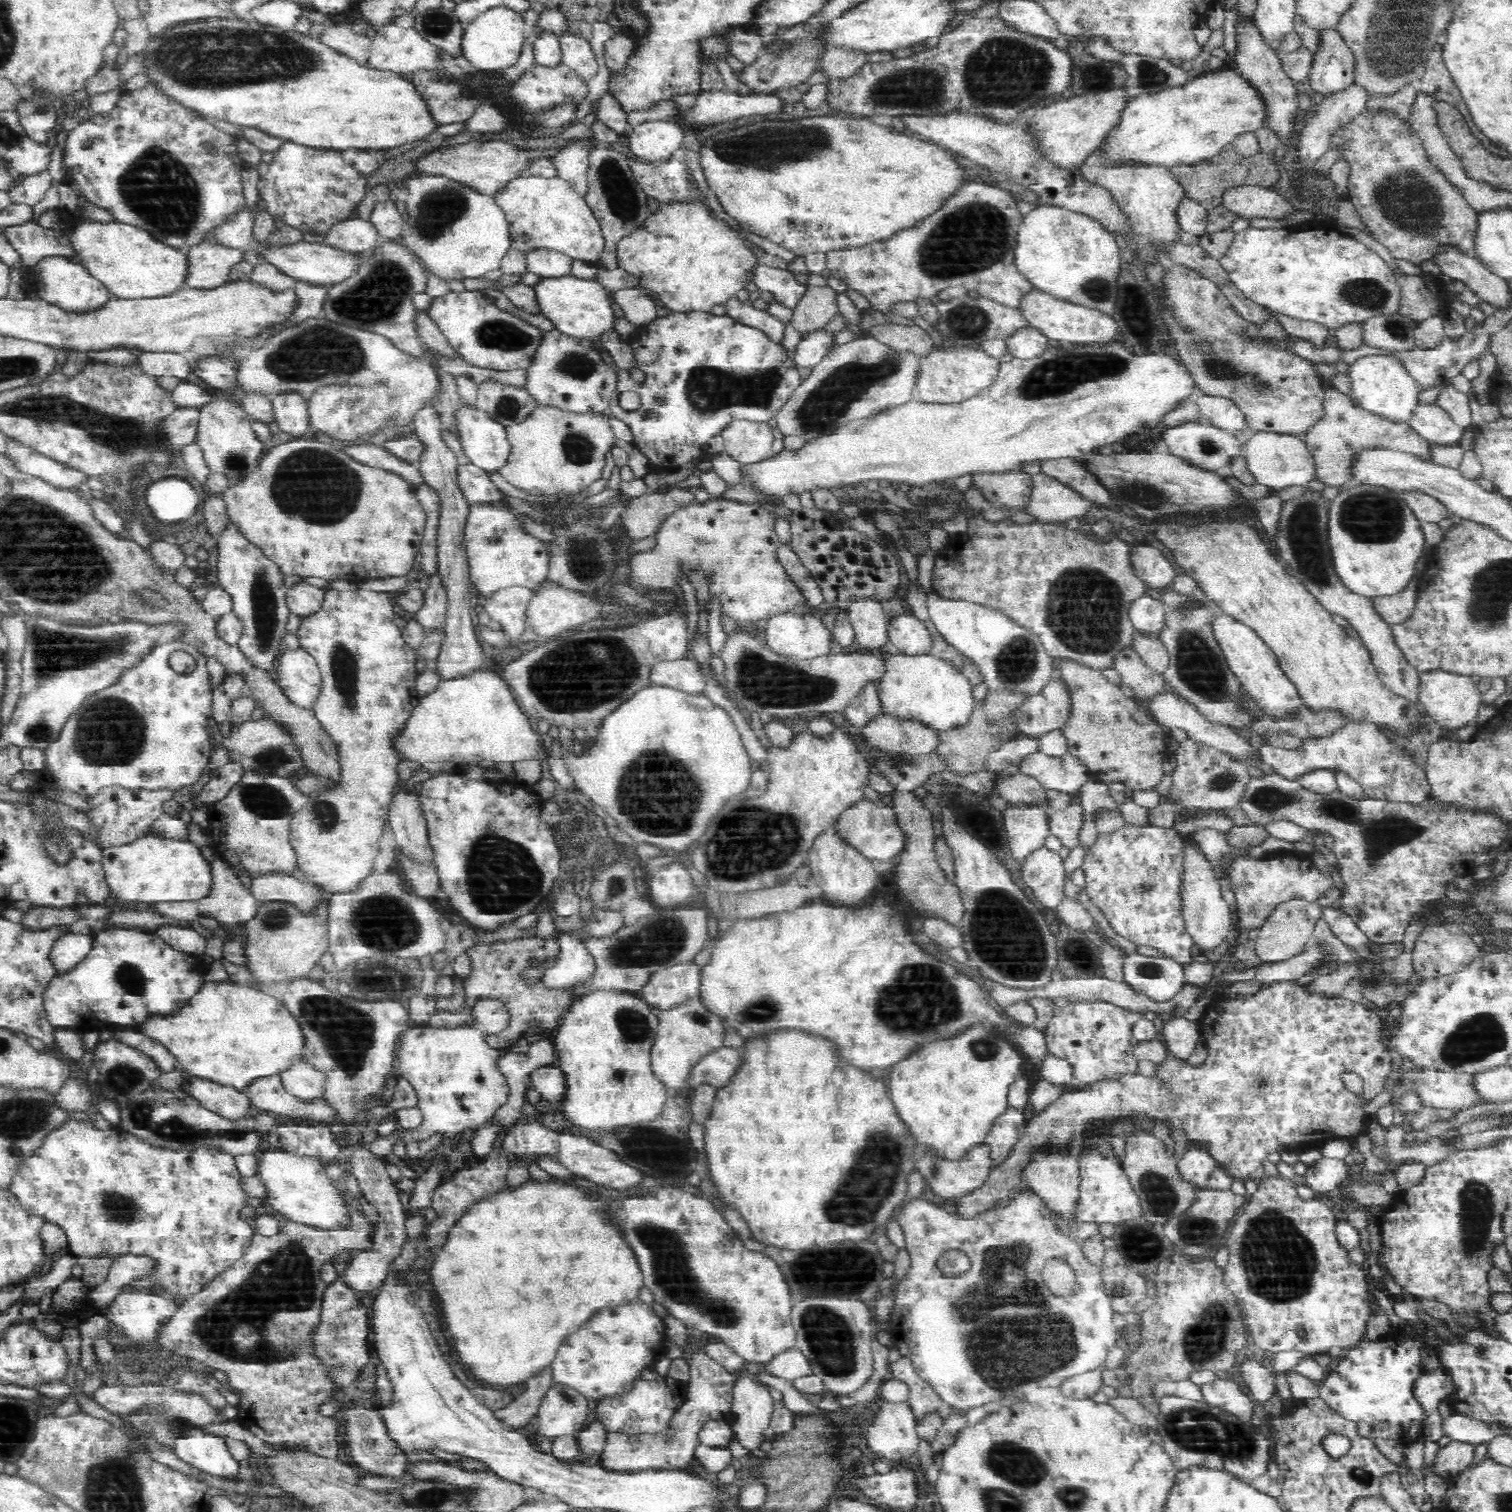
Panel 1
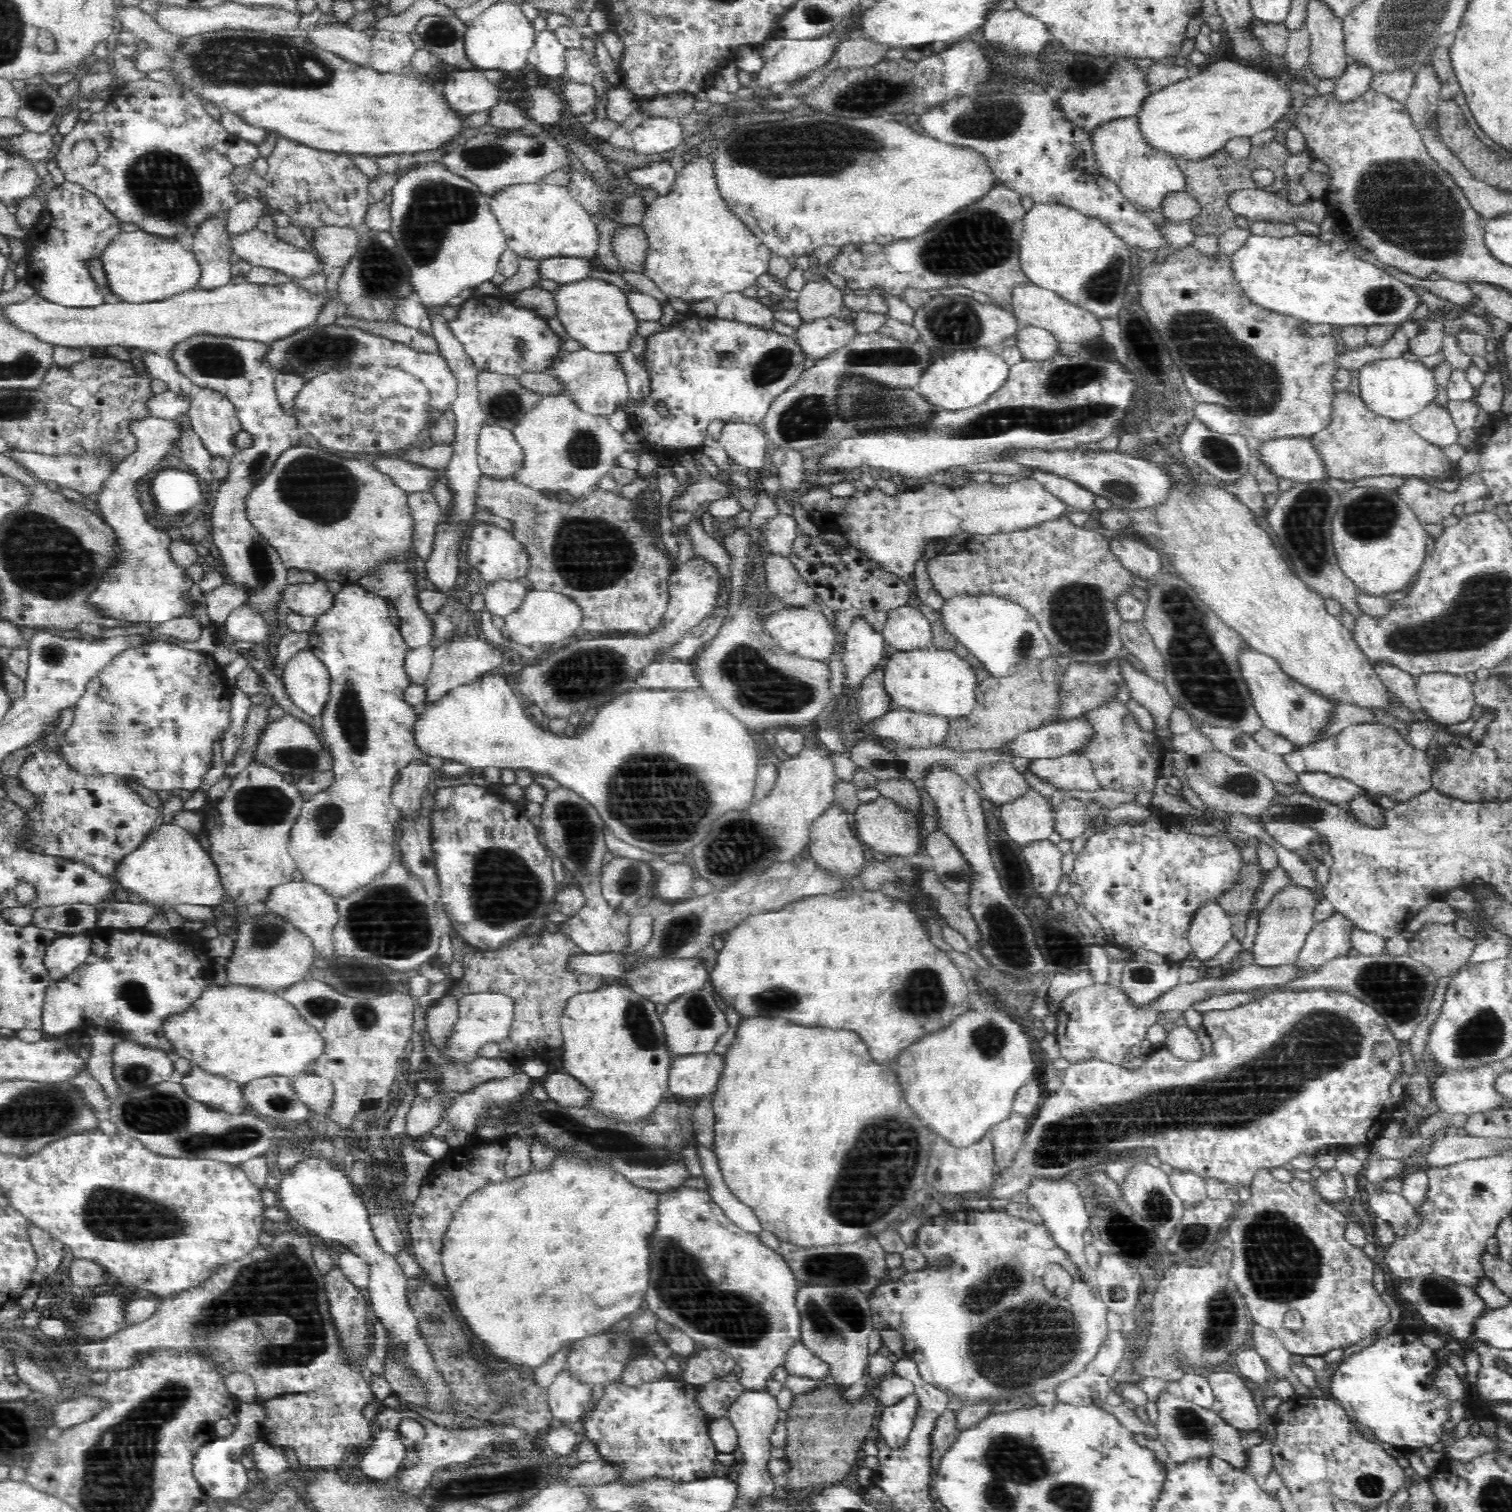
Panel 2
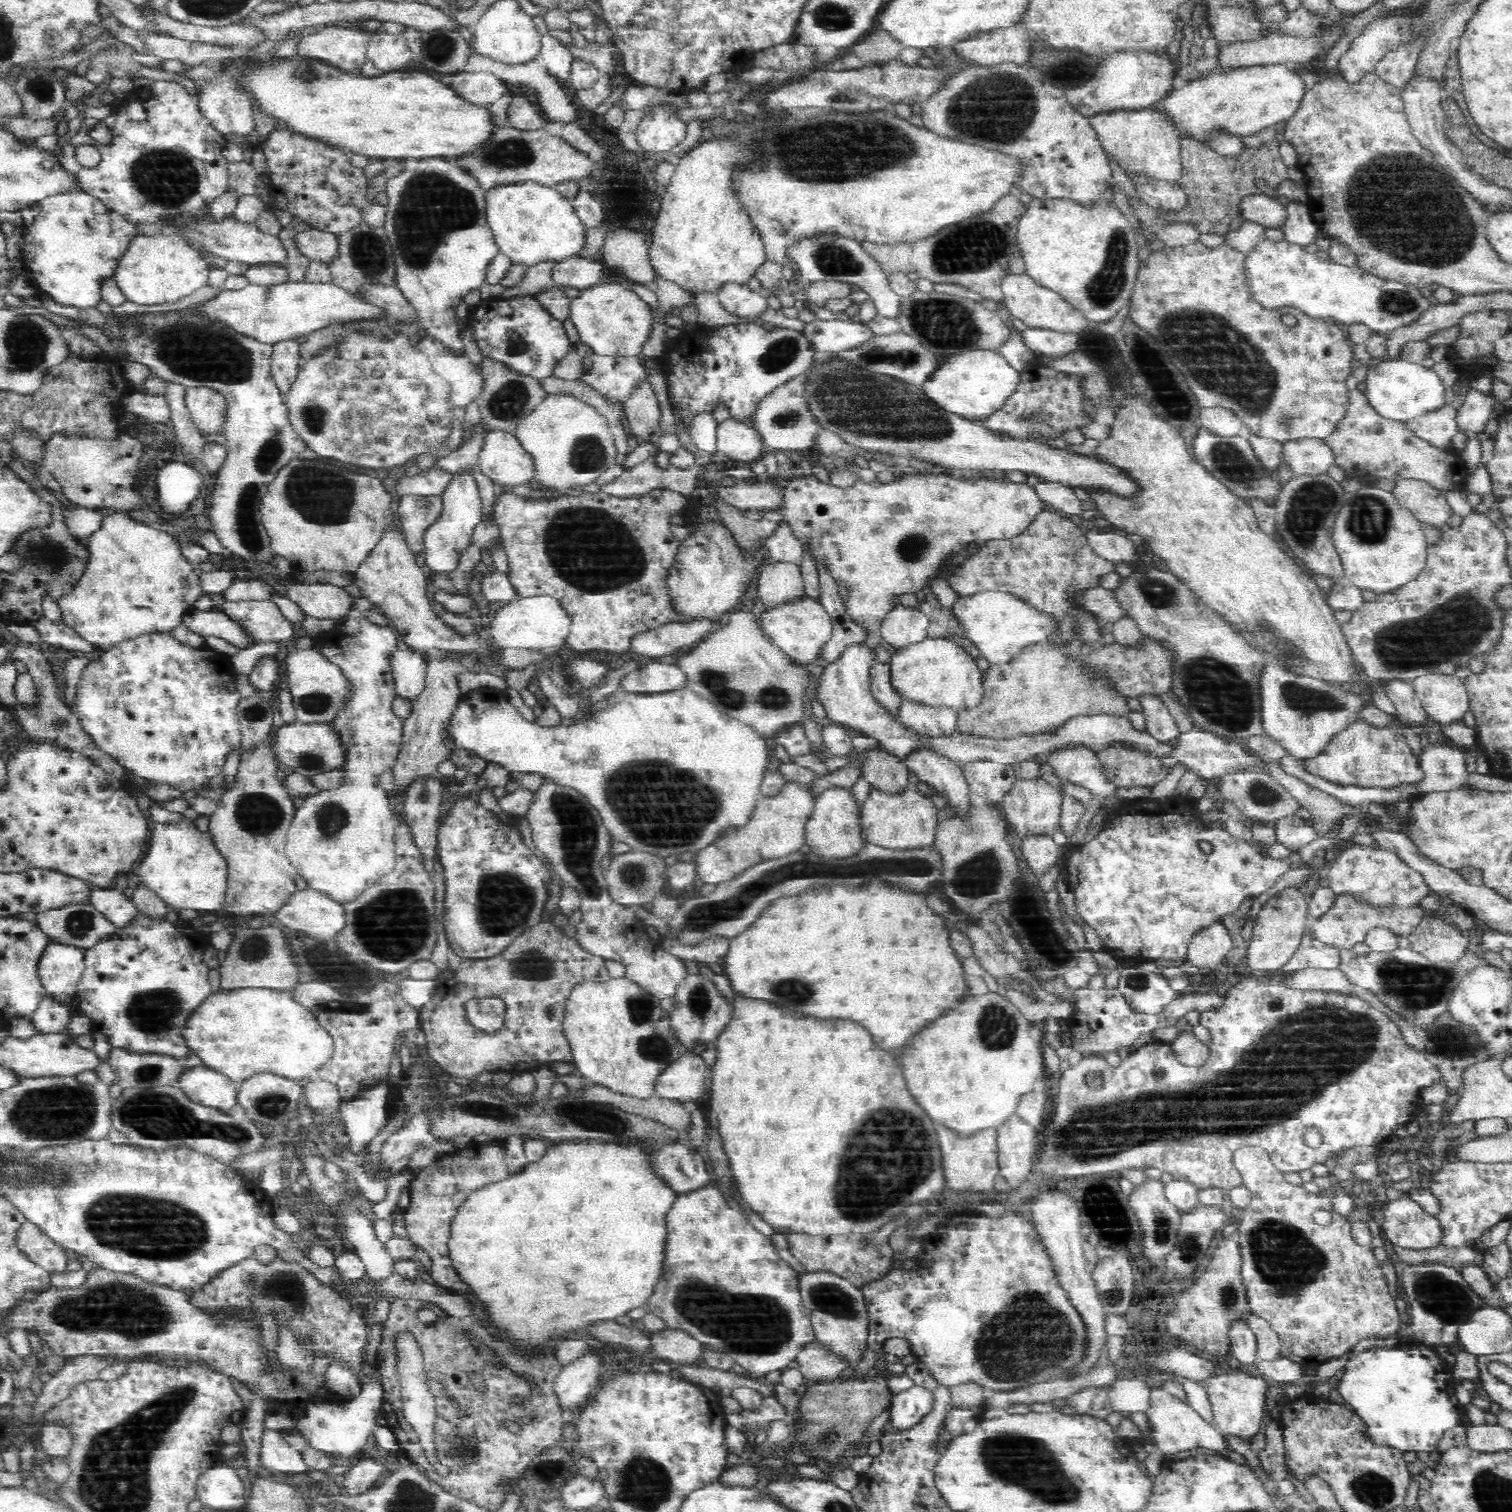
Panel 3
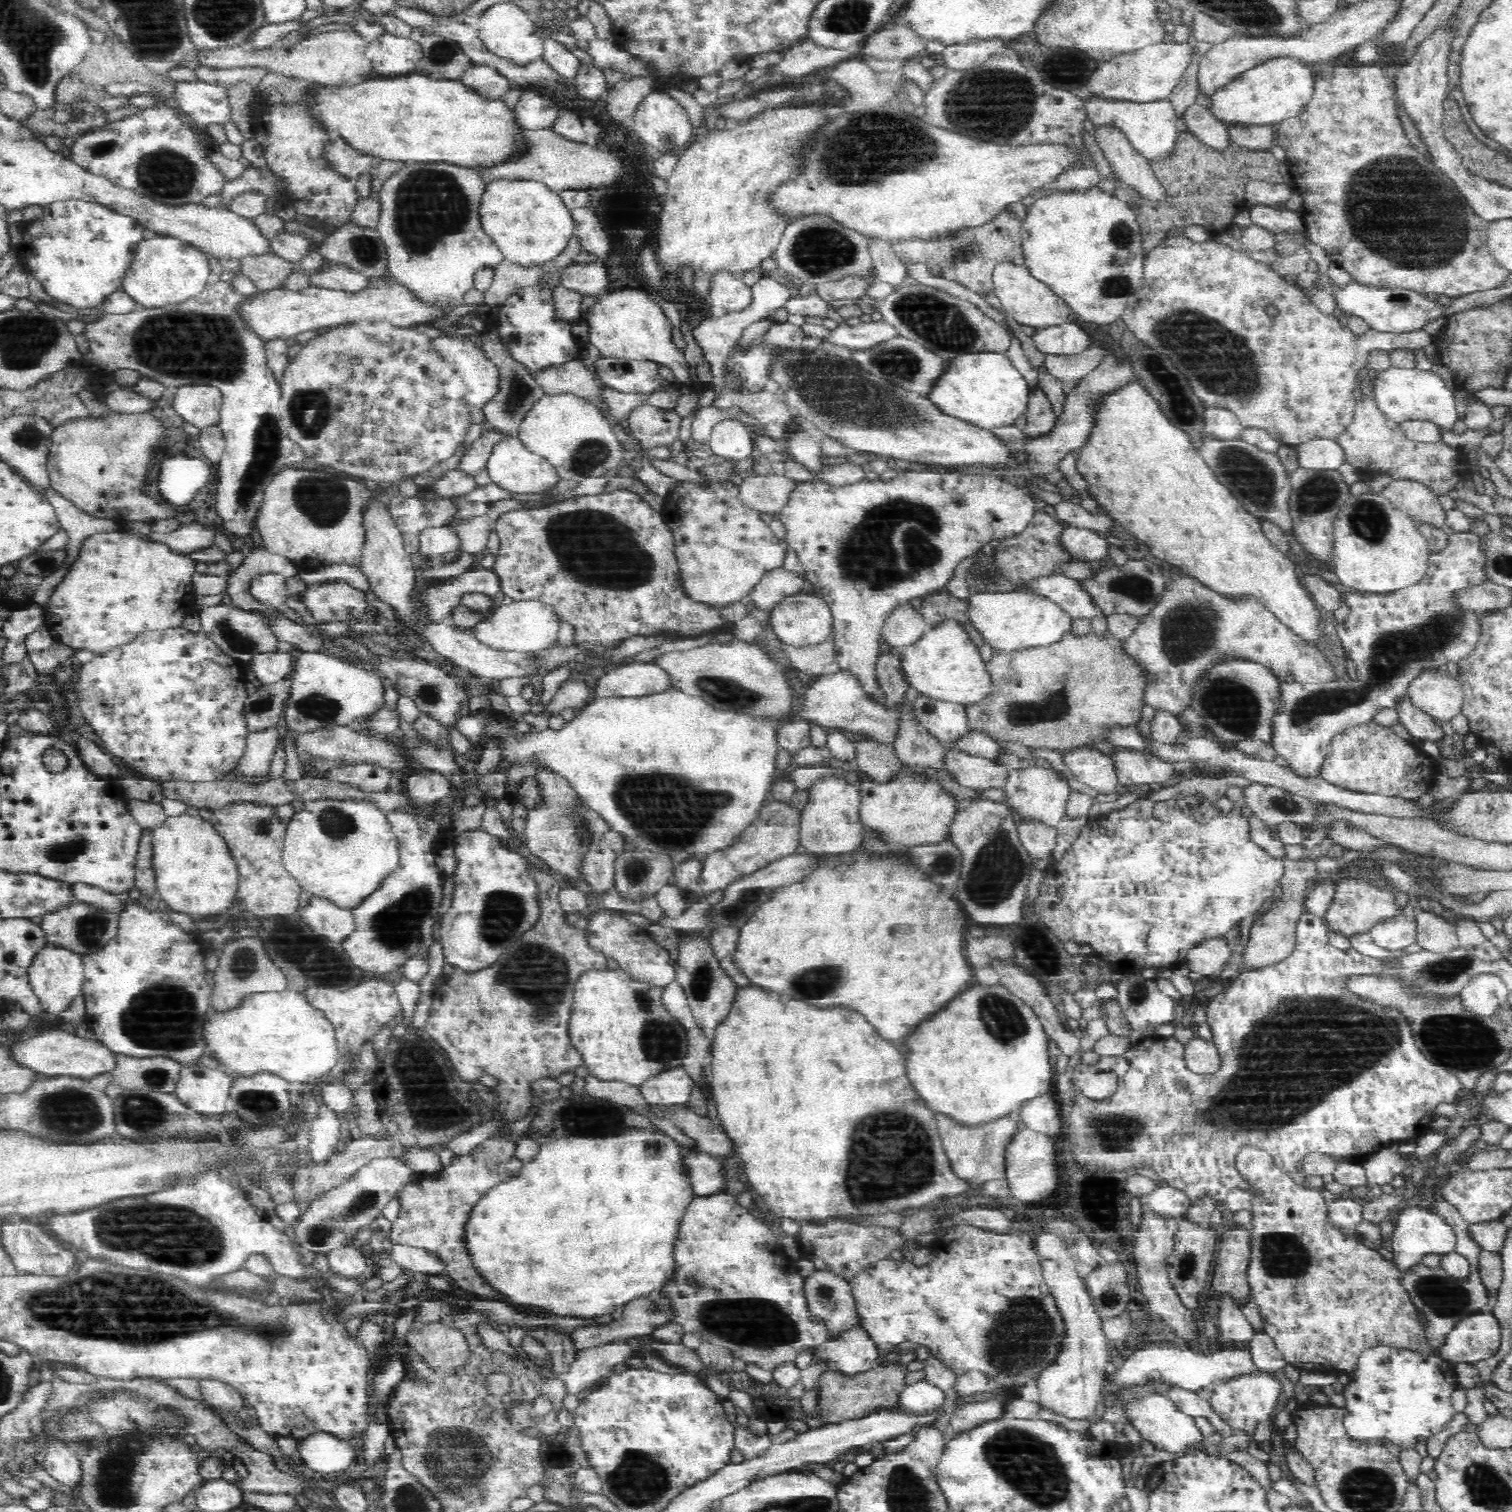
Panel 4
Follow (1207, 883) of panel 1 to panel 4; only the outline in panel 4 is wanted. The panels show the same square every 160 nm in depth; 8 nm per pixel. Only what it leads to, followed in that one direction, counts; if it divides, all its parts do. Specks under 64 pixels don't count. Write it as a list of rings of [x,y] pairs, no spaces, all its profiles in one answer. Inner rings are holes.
[[[1224,939],[1205,940],[1191,948],[1186,955],[1186,966],[1200,976],[1218,975],[1229,962],[1231,952]]]

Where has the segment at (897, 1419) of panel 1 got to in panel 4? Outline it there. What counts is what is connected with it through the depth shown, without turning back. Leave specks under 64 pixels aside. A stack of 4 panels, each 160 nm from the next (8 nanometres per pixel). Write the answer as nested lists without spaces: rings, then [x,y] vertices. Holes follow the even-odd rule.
[[[924,1380],[908,1385],[902,1391],[898,1406],[914,1412],[928,1412],[932,1408],[942,1406],[943,1402],[944,1390]]]

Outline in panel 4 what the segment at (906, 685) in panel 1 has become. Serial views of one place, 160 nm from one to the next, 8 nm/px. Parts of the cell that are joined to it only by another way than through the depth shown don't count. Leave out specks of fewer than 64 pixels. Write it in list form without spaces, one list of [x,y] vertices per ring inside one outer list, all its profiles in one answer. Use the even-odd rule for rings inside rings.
[[[946,618],[931,626],[915,644],[902,648],[903,671],[911,687],[922,695],[966,706],[974,704],[984,699],[994,686],[979,648],[962,624]]]

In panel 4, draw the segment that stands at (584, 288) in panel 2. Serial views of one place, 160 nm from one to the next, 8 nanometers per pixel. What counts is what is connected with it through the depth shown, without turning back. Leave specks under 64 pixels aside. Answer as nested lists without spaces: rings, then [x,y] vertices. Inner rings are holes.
[[[642,290],[606,292],[604,298],[589,312],[589,343],[595,346],[602,358],[617,357],[622,360],[650,362],[669,367],[680,381],[689,385],[689,365],[682,350],[676,348],[672,339],[672,323],[664,308],[655,300],[655,295]]]

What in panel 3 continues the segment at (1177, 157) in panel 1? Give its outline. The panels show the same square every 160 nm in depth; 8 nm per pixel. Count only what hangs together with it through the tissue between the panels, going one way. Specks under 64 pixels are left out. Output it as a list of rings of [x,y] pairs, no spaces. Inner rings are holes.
[[[1267,64],[1237,69],[1212,69],[1207,76],[1198,77],[1180,88],[1175,88],[1156,107],[1161,107],[1178,126],[1186,128],[1186,136],[1202,141],[1203,134],[1212,128],[1223,128],[1232,134],[1248,136],[1269,126],[1279,127],[1300,108],[1306,92],[1304,80],[1294,71],[1291,64]]]

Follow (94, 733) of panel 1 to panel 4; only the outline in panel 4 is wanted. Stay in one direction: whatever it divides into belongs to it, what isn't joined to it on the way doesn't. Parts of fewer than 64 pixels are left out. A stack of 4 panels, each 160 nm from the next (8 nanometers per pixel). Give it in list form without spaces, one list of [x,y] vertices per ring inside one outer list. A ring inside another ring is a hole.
[[[180,626],[161,631],[143,632],[138,634],[129,644],[114,647],[103,655],[95,655],[89,663],[81,666],[76,690],[79,694],[79,707],[87,722],[103,740],[106,750],[110,750],[114,756],[118,756],[123,762],[137,768],[142,774],[153,776],[153,778],[191,783],[213,783],[221,781],[229,770],[234,771],[245,753],[246,737],[250,732],[245,715],[245,702],[248,696],[246,683],[244,665],[238,659],[228,656],[201,629],[198,632],[191,632]]]

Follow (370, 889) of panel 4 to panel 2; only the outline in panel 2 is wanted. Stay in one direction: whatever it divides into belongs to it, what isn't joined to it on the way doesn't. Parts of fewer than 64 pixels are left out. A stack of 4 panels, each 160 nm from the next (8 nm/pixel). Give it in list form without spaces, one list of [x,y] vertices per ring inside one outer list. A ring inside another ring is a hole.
[[[345,585],[341,591],[336,594],[336,600],[334,606],[323,614],[317,617],[318,622],[311,633],[312,640],[310,642],[309,650],[312,651],[322,662],[328,667],[331,674],[331,695],[330,702],[326,705],[324,714],[318,718],[317,724],[323,728],[323,736],[325,741],[330,747],[333,759],[333,776],[334,782],[326,789],[311,795],[308,801],[303,801],[296,823],[290,832],[288,842],[288,853],[291,855],[297,870],[304,876],[303,880],[318,886],[329,895],[334,898],[350,896],[354,892],[362,891],[368,886],[372,885],[374,880],[377,879],[378,875],[389,870],[390,864],[393,862],[397,849],[394,848],[394,832],[396,830],[396,821],[392,818],[388,818],[388,808],[391,802],[391,792],[394,786],[396,777],[401,768],[404,768],[410,760],[422,760],[430,764],[435,770],[439,769],[444,763],[444,758],[440,756],[431,756],[428,753],[424,753],[423,750],[417,745],[415,737],[415,722],[417,721],[418,710],[410,707],[410,705],[404,703],[402,699],[402,692],[408,684],[408,677],[404,674],[402,668],[402,662],[404,662],[404,654],[409,649],[402,639],[399,626],[395,626],[391,621],[388,614],[388,604],[386,601],[378,596],[374,596],[364,589],[358,587],[358,585]]]

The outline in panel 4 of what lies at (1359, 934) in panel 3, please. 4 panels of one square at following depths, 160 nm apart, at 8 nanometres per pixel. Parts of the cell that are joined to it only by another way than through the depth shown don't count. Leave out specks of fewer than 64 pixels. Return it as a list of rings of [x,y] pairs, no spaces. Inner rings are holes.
[[[1349,876],[1340,880],[1336,885],[1335,898],[1325,915],[1327,925],[1333,932],[1341,932],[1346,937],[1356,933],[1368,932],[1374,924],[1392,918],[1401,912],[1394,903],[1393,894],[1384,891],[1368,879]]]

